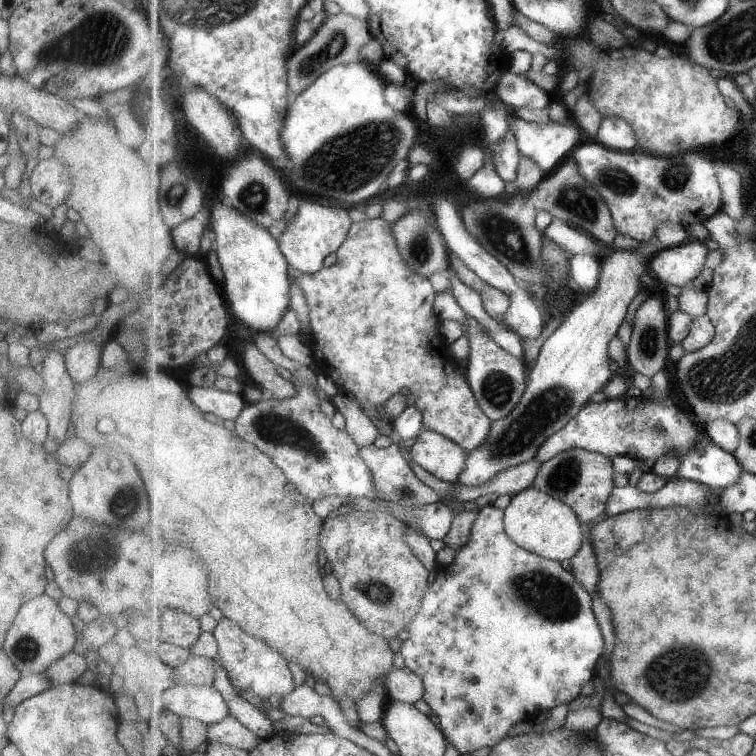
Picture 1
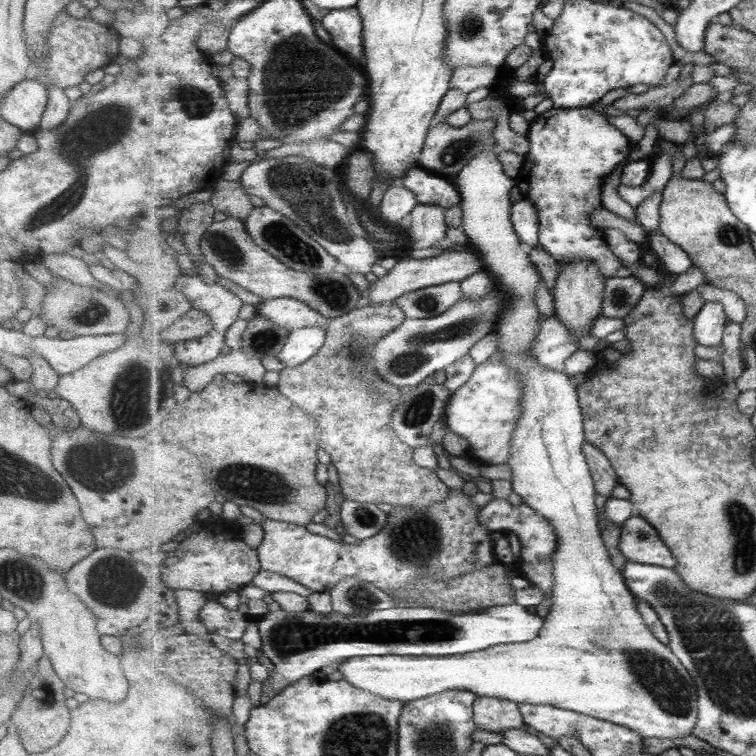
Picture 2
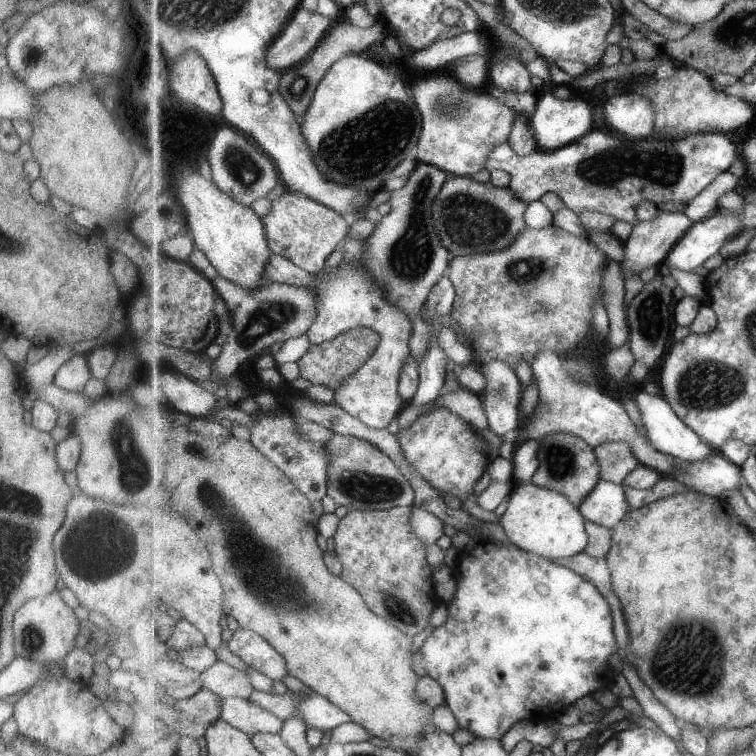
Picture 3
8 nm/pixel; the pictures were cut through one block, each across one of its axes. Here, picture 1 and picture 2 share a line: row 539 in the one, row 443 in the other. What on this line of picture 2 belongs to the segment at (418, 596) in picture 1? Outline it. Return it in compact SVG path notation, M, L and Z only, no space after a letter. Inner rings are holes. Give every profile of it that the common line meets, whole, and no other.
M393 302L367 304L343 316L330 319L326 343L317 356L305 361L301 366L284 367L278 389L297 406L312 415L319 423L320 448L328 453L336 467L340 487L345 497L352 501L375 503L384 502L397 508L425 508L449 497L450 487L440 480L440 476L421 467L415 460L414 450L403 443L393 428L393 410L401 404L407 388L393 386L373 370L371 347L392 333L405 322L405 311Z

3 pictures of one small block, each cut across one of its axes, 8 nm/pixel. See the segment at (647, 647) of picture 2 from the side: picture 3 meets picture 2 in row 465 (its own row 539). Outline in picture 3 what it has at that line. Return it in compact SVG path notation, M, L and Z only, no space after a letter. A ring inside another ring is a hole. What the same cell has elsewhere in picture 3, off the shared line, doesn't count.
M527 483L512 490L508 508L500 518L500 525L518 548L555 561L583 553L589 545L583 516L580 508L574 506L563 494Z

